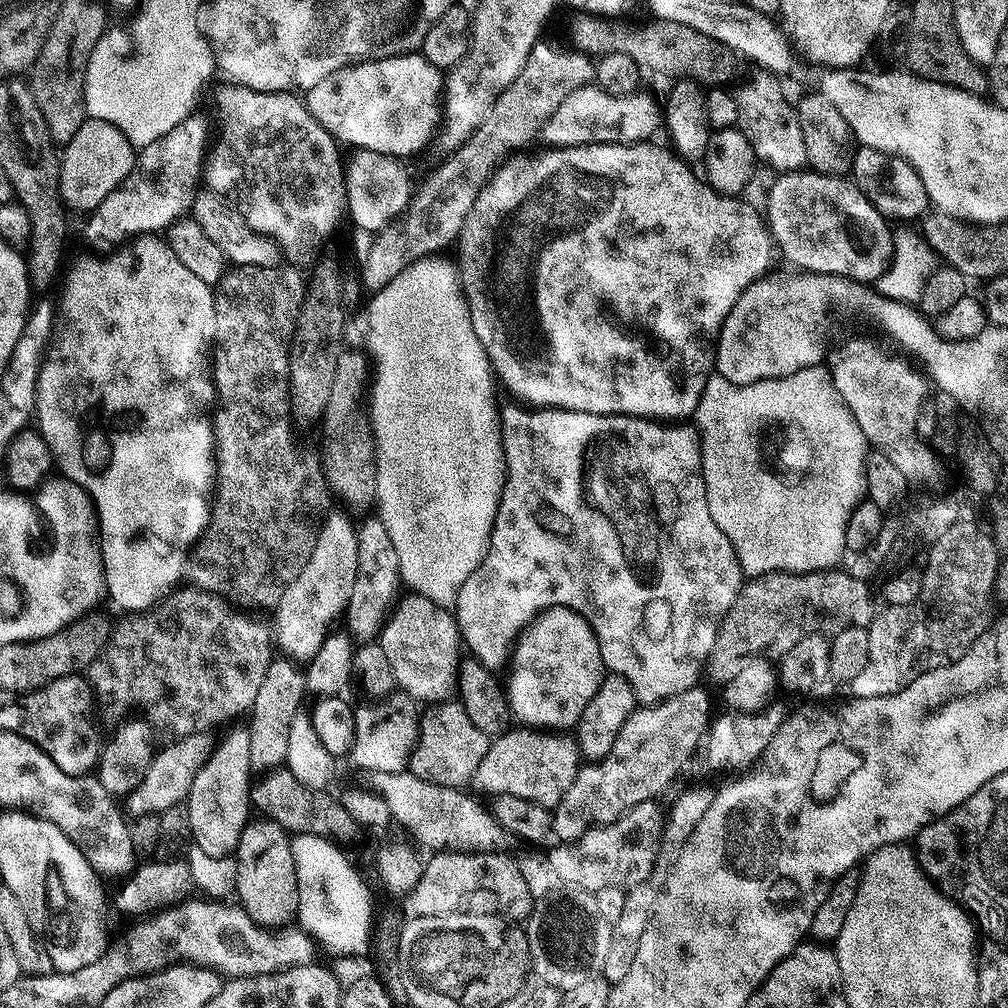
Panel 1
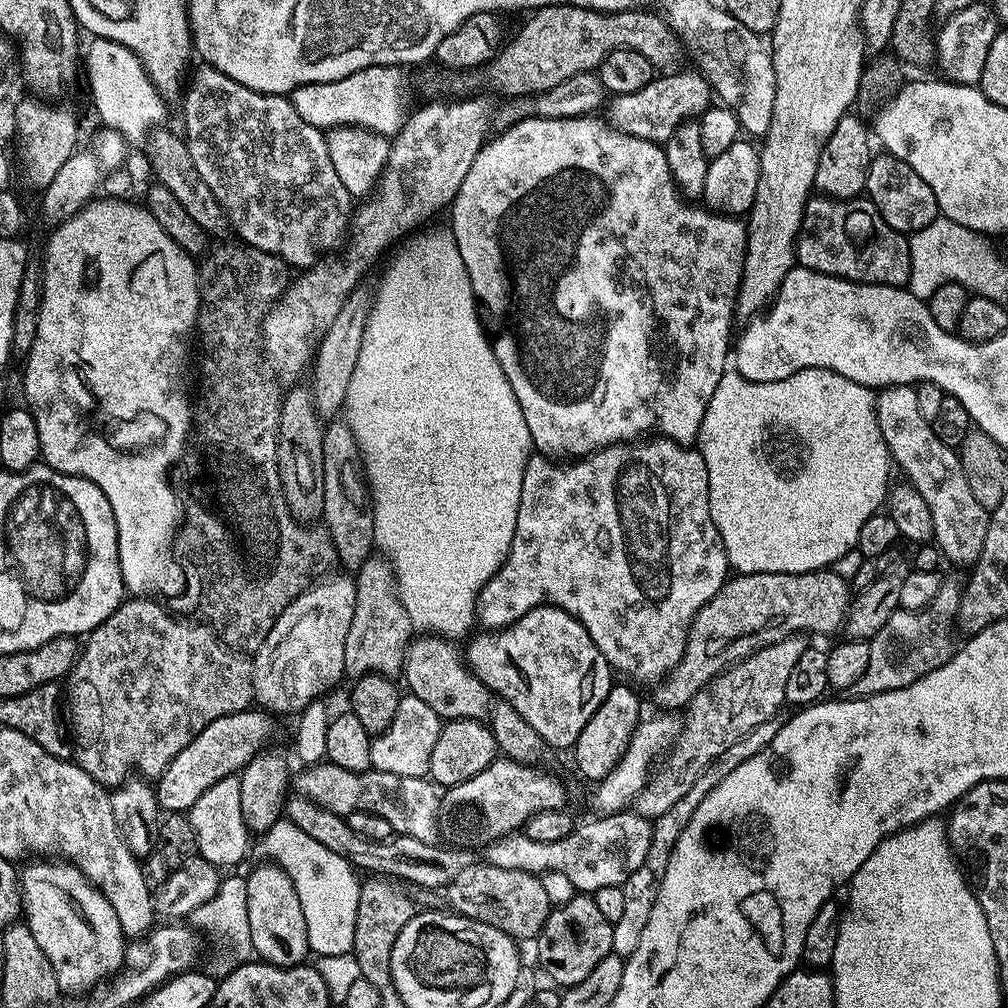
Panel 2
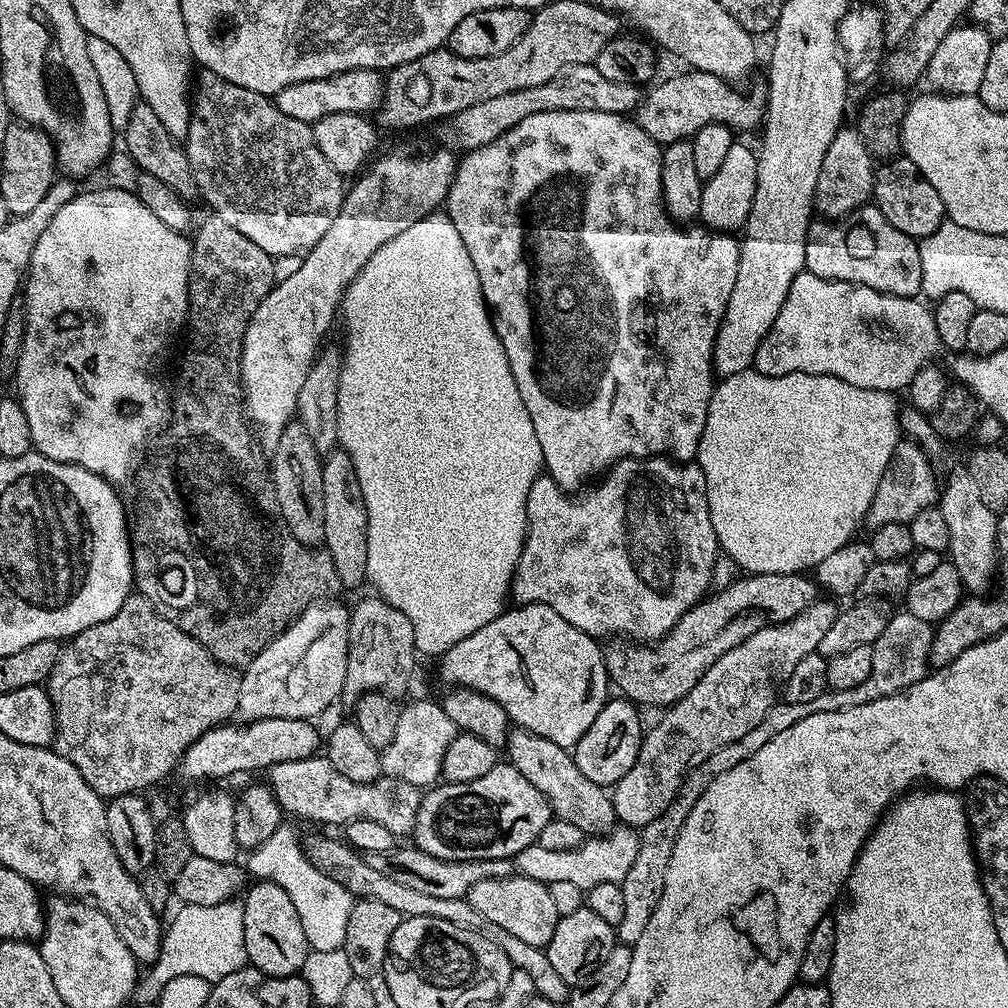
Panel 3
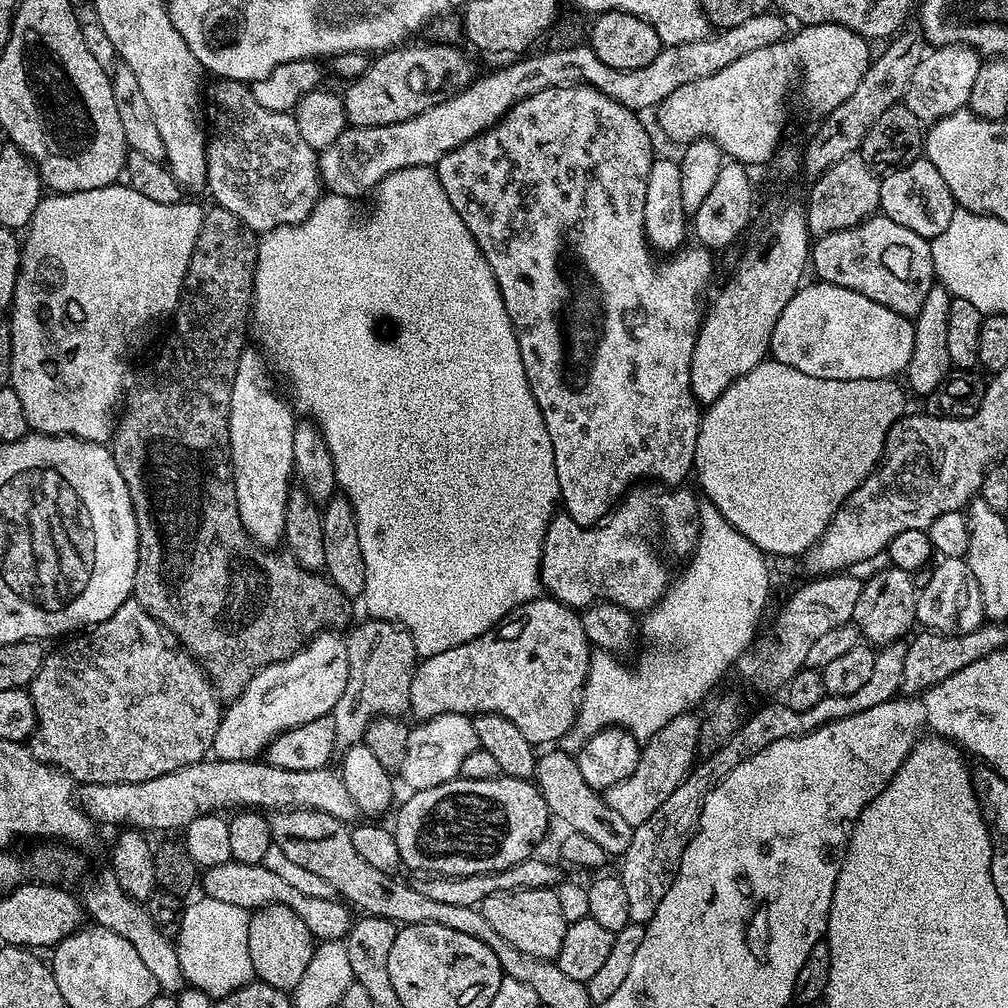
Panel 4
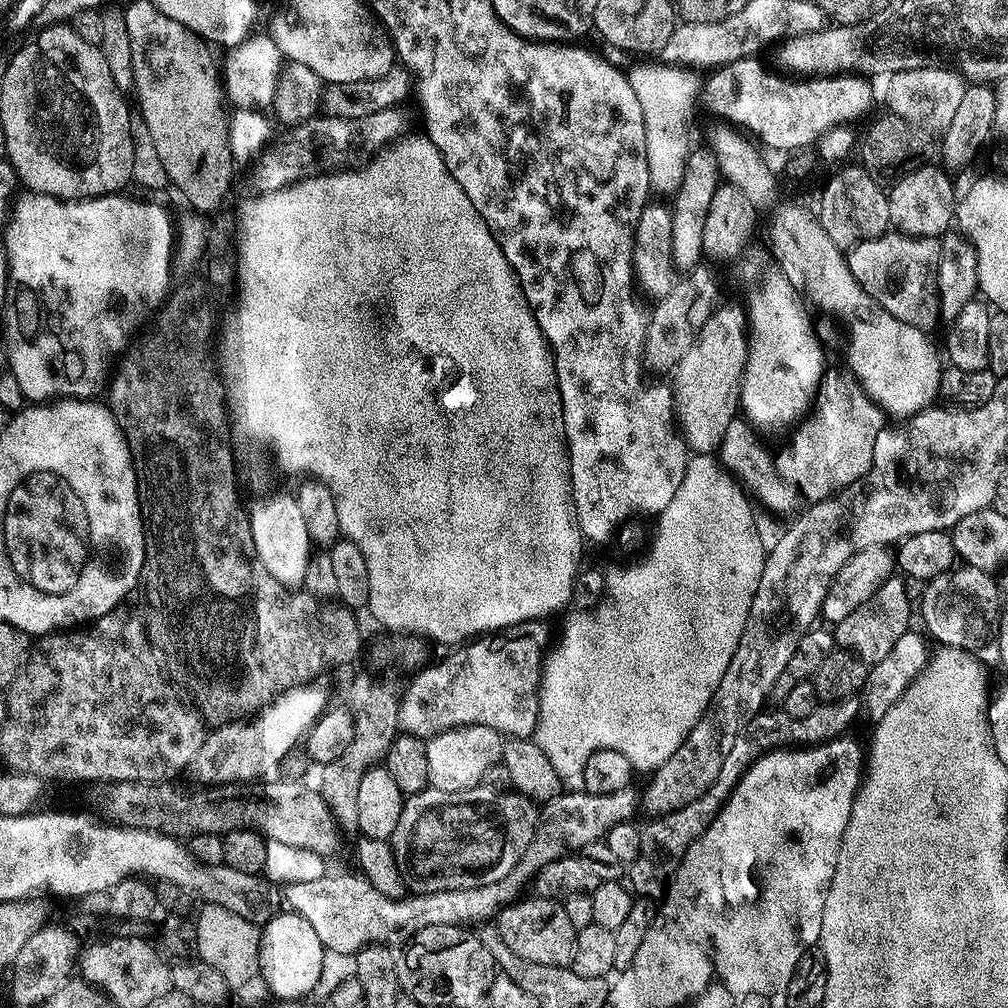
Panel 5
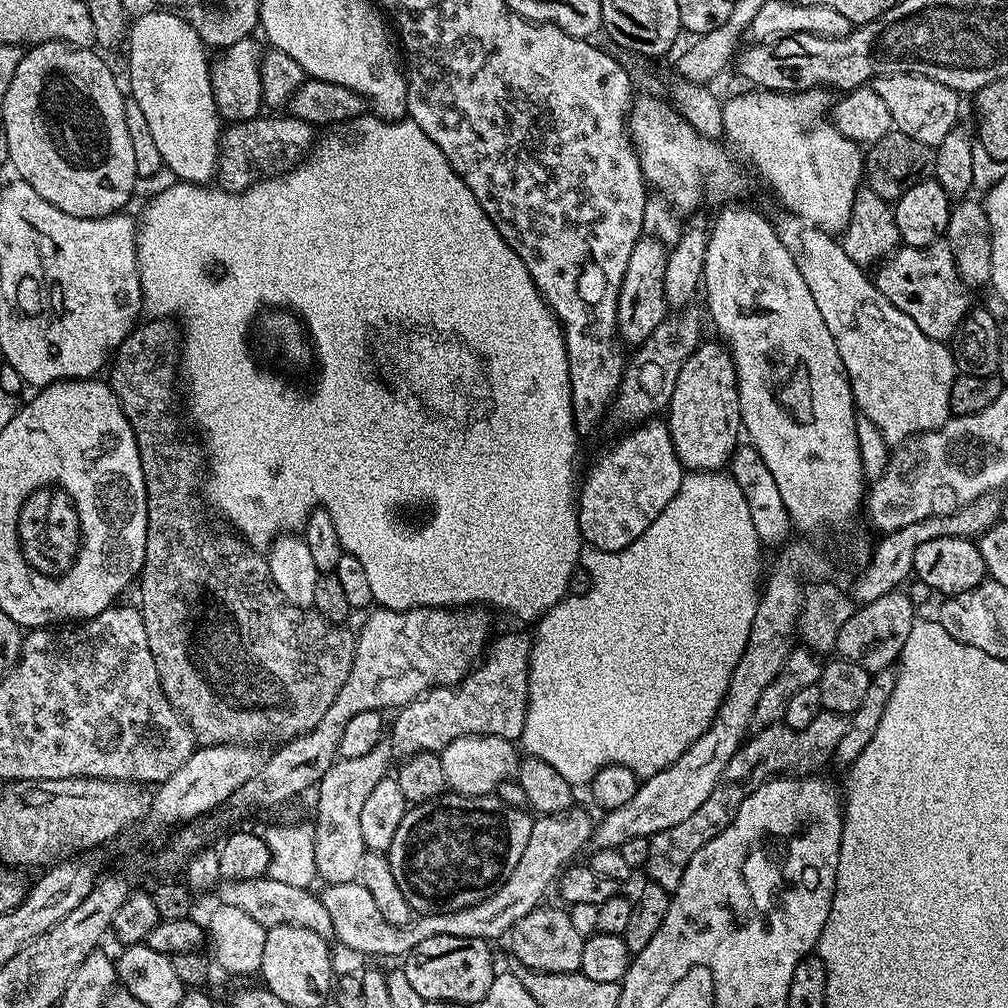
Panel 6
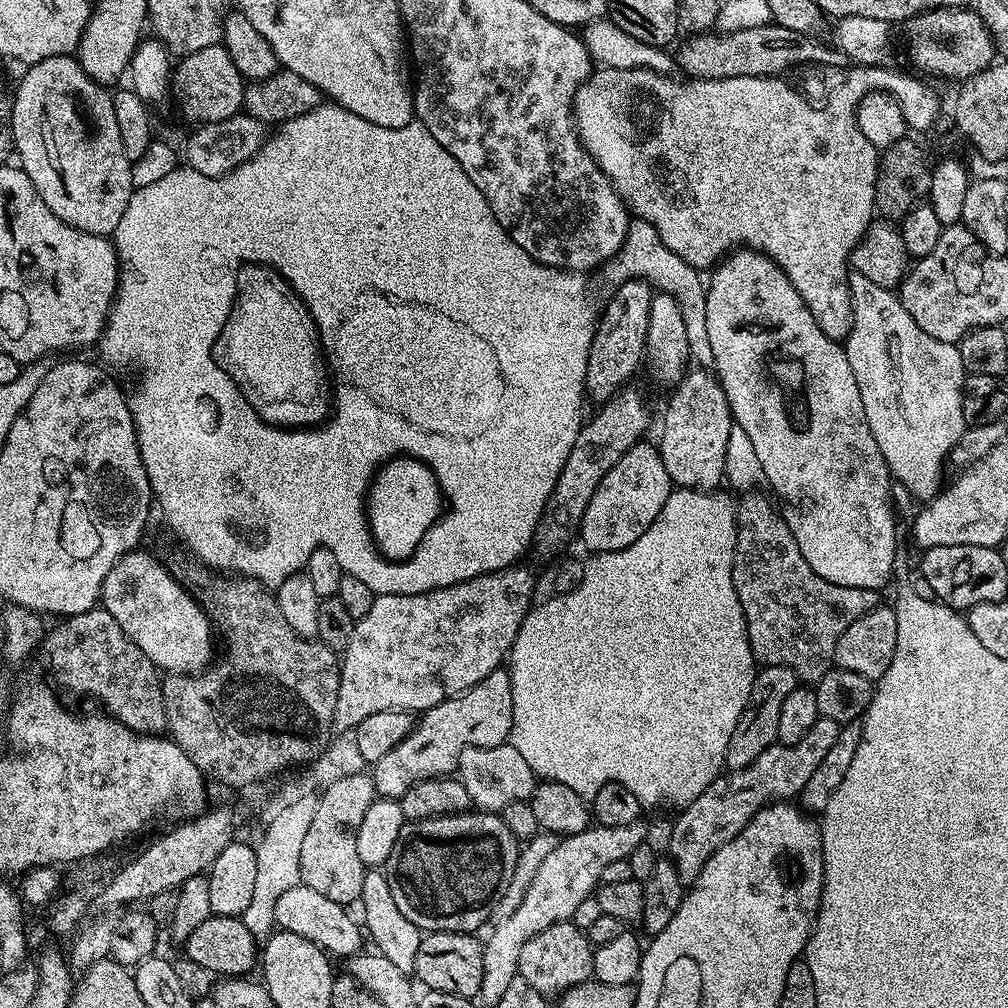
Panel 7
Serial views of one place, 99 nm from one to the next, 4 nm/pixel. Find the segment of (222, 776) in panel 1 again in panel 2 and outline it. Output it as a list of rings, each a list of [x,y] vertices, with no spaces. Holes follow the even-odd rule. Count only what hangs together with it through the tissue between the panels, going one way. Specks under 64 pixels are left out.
[[[233,774],[214,782],[190,810],[190,819],[196,835],[196,851],[202,859],[217,870],[232,868],[248,852],[250,833],[242,818],[242,790],[240,777]]]

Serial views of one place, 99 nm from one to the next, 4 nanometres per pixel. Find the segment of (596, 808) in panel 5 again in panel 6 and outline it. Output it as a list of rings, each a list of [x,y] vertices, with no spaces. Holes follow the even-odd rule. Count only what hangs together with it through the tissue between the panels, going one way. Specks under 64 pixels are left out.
[[[579,806],[565,808],[558,812],[540,814],[533,819],[530,838],[522,849],[522,858],[518,858],[518,866],[510,870],[510,874],[495,891],[495,897],[502,898],[496,908],[490,912],[490,924],[493,929],[501,928],[504,934],[511,933],[518,918],[526,918],[536,908],[541,907],[548,887],[557,883],[558,877],[565,867],[573,863],[572,855],[585,843],[591,841],[594,831],[594,820],[591,820]]]

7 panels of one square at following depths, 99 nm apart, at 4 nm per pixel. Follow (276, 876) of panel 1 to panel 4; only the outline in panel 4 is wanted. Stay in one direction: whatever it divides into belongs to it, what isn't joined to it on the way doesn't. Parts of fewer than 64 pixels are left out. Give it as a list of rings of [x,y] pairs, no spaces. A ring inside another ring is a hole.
[[[267,904],[265,908],[259,908],[251,913],[249,922],[249,952],[250,961],[253,963],[253,970],[259,979],[265,984],[275,988],[291,990],[298,986],[298,981],[306,970],[306,965],[310,963],[312,949],[314,947],[314,937],[312,931],[302,922],[302,918],[288,908],[286,905]]]

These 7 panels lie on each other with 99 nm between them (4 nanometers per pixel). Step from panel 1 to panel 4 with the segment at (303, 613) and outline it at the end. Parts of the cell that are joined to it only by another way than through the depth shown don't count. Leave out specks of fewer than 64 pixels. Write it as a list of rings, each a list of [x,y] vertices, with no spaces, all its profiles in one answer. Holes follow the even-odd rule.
[[[325,630],[313,636],[303,648],[300,648],[293,654],[287,656],[285,660],[280,660],[276,664],[267,664],[256,673],[255,678],[244,687],[244,693],[241,696],[231,701],[223,709],[220,717],[220,725],[218,726],[218,734],[214,734],[214,742],[212,743],[211,755],[217,760],[254,760],[263,753],[264,749],[268,747],[268,743],[275,738],[278,734],[282,734],[286,730],[290,730],[294,726],[302,726],[306,722],[314,722],[314,718],[322,718],[329,715],[333,706],[338,702],[338,698],[342,698],[342,690],[346,690],[346,678],[348,677],[348,645],[343,635],[339,636],[339,631]]]

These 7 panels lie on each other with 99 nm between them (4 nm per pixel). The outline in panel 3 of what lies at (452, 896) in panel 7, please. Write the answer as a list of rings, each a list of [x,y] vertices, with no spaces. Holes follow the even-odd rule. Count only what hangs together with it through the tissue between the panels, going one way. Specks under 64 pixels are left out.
[[[497,762],[490,774],[482,774],[482,778],[474,778],[474,782],[444,782],[429,787],[420,797],[414,844],[426,854],[434,854],[434,858],[443,860],[512,860],[526,850],[526,846],[539,841],[543,827],[552,819],[552,807],[544,795],[533,784],[526,782],[526,778],[522,778],[522,774],[518,774],[511,764]]]

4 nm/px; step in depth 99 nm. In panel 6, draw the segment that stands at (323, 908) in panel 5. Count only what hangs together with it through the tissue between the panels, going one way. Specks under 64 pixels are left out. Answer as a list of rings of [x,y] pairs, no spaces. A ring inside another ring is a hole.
[[[359,882],[347,884],[329,884],[323,889],[322,901],[326,908],[326,914],[330,914],[332,923],[332,936],[350,950],[358,950],[365,957],[372,956],[397,956],[403,958],[408,952],[418,946],[426,938],[435,936],[457,936],[458,938],[481,938],[484,931],[490,928],[490,908],[487,903],[473,904],[470,908],[459,908],[456,912],[434,912],[431,914],[420,914],[411,922],[397,927],[397,925],[386,922],[370,898],[370,892]]]

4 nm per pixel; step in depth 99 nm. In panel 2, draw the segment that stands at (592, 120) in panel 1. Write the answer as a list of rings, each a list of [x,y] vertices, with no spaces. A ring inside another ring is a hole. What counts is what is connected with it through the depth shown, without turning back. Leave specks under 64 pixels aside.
[[[676,70],[671,74],[657,75],[642,90],[613,95],[607,101],[607,123],[624,132],[627,136],[663,142],[670,138],[670,134],[684,120],[699,117],[710,107],[710,85],[703,75],[694,72]],[[612,100],[612,101],[611,101]]]

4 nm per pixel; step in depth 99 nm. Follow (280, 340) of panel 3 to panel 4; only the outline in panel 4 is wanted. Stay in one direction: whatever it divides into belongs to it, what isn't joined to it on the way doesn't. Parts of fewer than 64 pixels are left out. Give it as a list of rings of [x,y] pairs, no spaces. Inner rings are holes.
[[[251,350],[241,352],[236,377],[232,379],[228,425],[238,514],[253,540],[272,550],[284,539],[284,511],[290,491],[288,479],[294,476],[294,430],[298,420],[292,417],[293,405],[284,401],[267,380],[263,358]]]

